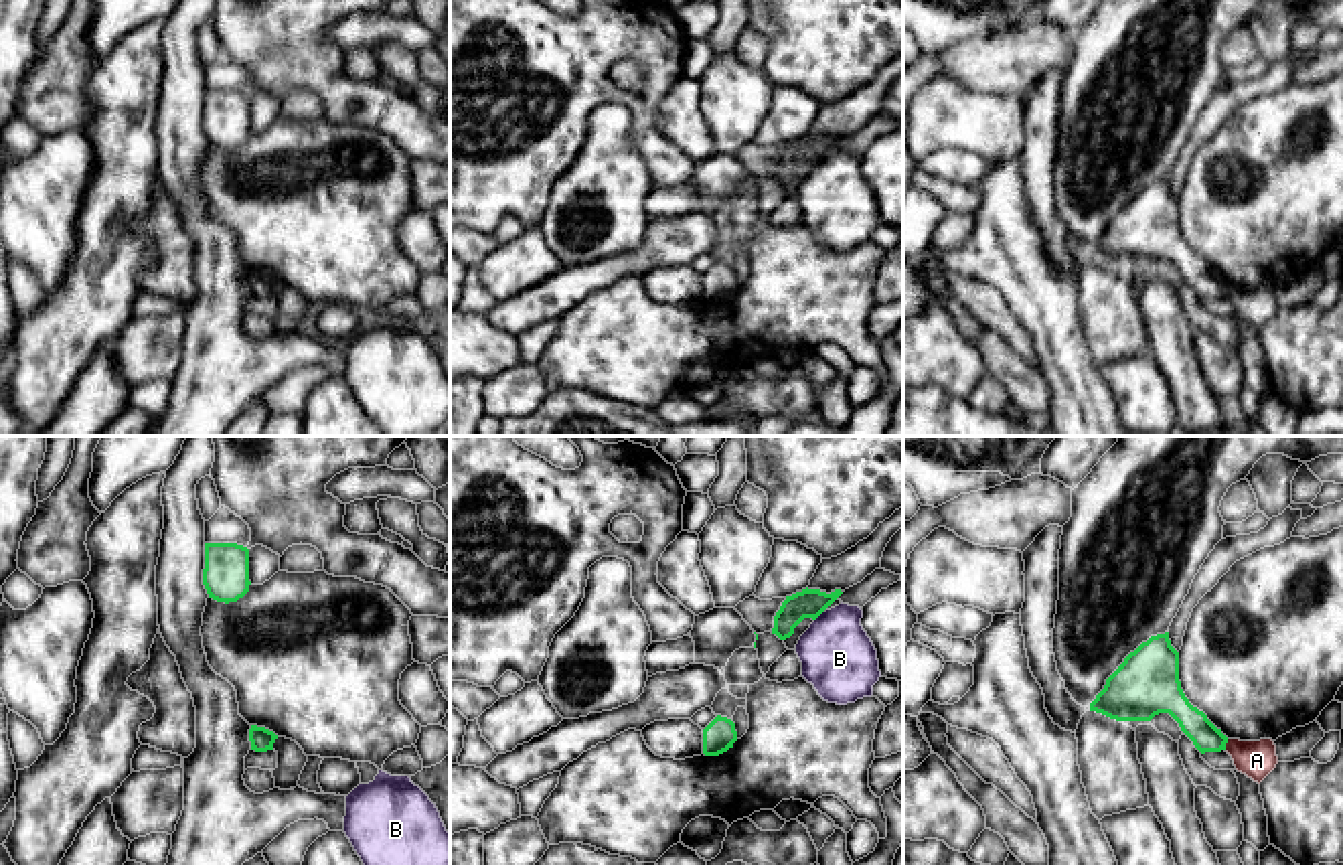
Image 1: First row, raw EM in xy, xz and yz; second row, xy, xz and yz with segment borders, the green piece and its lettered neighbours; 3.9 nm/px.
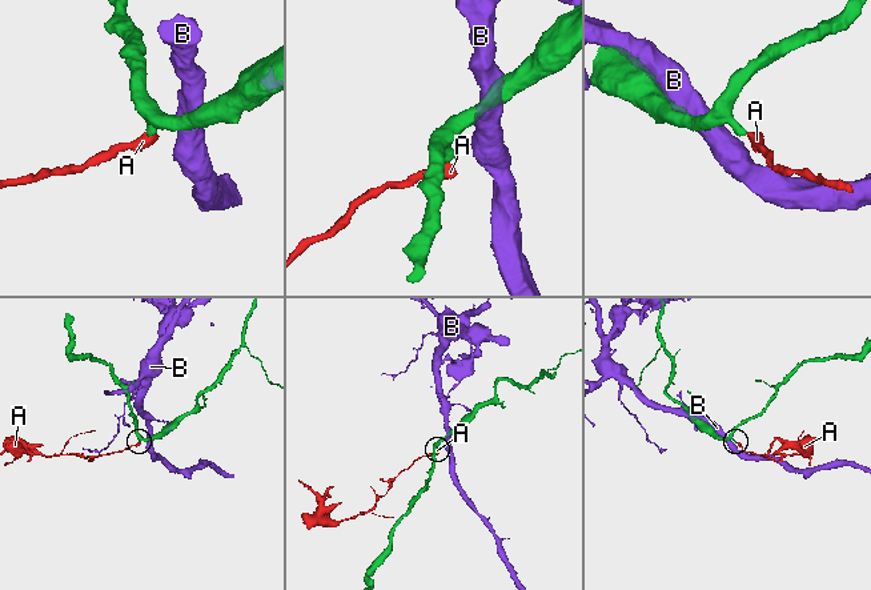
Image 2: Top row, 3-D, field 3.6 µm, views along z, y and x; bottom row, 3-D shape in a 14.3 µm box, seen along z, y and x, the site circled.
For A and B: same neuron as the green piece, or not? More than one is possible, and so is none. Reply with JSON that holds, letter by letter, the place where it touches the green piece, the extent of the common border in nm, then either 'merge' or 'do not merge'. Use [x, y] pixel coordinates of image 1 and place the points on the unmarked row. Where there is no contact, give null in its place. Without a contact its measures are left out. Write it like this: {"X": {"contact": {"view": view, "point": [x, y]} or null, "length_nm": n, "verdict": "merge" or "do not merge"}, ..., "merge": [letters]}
{"A": {"contact": {"view": "yz", "point": [1226, 288]}, "length_nm": 40, "verdict": "do not merge"}, "B": {"contact": {"view": "xz", "point": [819, 161]}, "length_nm": 60, "verdict": "do not merge"}, "merge": []}

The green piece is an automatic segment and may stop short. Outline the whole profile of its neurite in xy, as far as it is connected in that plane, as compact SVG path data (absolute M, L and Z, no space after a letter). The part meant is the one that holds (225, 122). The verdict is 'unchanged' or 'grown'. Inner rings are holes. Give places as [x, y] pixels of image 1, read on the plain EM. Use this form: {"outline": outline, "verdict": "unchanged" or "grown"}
{"outline": "M205 89L203 132L217 148L237 148L249 138L249 95L237 89Z", "verdict": "unchanged"}

